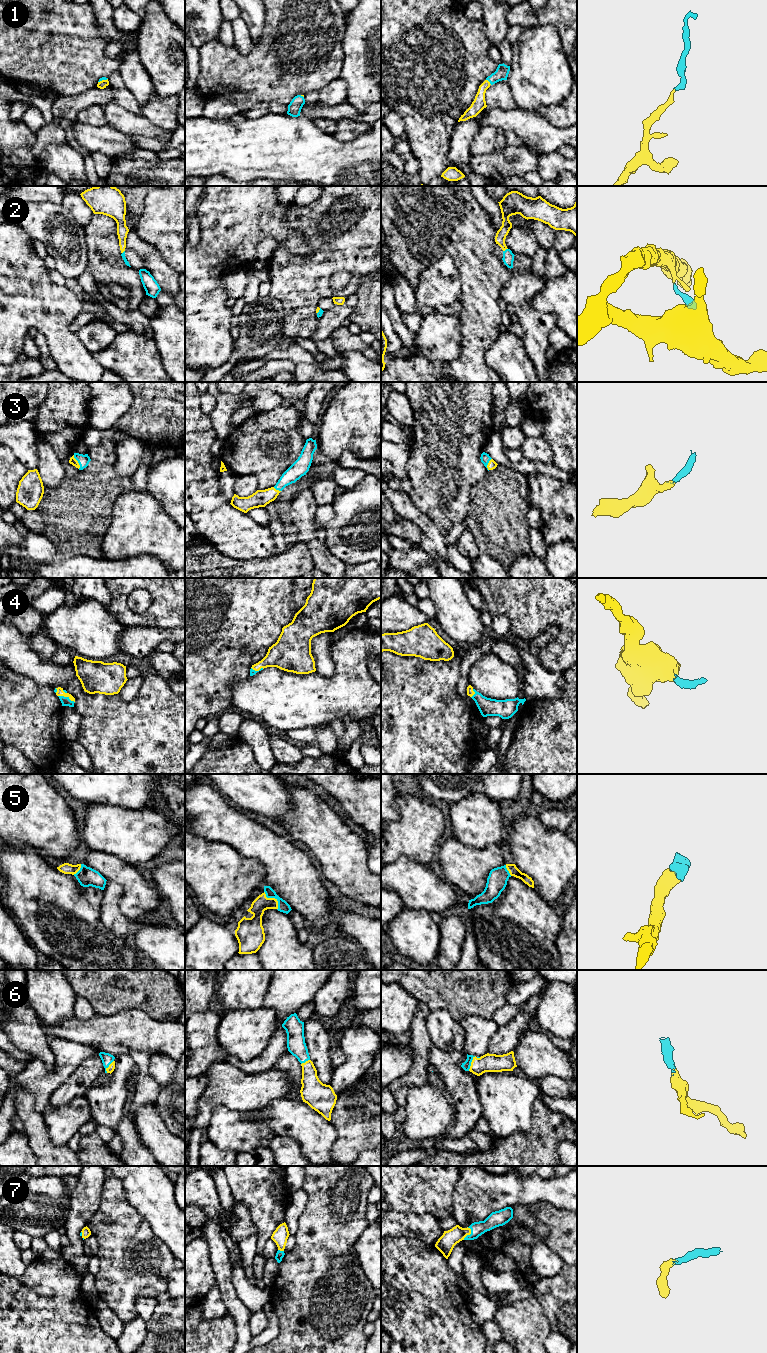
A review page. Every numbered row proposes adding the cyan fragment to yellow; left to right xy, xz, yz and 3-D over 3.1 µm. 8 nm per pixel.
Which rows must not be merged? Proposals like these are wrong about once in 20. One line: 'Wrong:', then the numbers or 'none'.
Wrong: none

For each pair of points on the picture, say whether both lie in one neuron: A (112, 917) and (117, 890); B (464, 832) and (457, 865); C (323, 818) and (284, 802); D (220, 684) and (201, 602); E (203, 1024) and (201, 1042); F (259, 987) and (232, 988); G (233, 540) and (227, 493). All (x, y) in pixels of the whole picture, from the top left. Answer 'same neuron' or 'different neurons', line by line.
A: same neuron
B: different neurons
C: different neurons
D: same neuron
E: same neuron
F: same neuron
G: different neurons

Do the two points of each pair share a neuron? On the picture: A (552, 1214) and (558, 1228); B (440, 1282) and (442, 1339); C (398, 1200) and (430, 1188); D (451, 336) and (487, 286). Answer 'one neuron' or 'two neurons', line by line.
A: one neuron
B: one neuron
C: one neuron
D: two neurons

